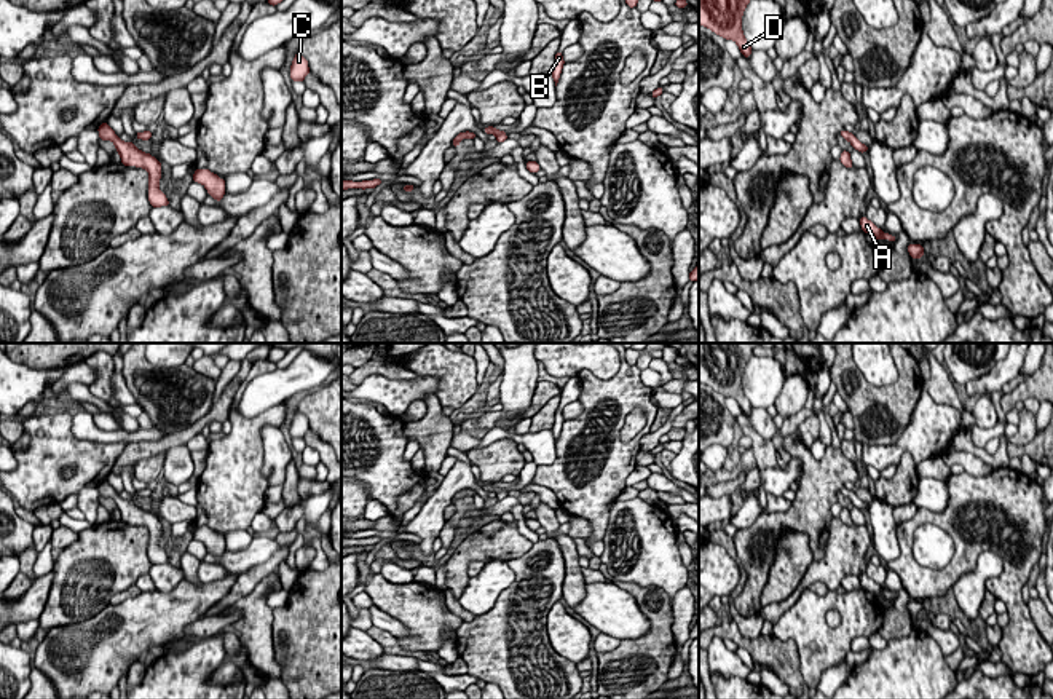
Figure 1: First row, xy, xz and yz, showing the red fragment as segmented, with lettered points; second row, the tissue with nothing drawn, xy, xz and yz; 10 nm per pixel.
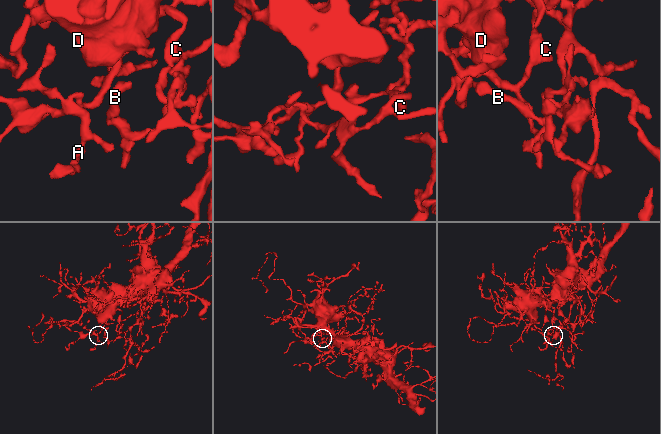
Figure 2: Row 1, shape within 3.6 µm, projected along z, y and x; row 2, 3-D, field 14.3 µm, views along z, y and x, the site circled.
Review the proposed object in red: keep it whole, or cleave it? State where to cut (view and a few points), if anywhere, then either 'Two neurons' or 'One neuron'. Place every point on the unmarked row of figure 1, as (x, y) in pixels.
No split. One neuron

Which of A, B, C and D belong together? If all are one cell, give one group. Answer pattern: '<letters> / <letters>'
A B C D

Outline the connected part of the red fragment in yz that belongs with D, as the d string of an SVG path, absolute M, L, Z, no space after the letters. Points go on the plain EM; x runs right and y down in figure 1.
M699 343L699 381L734 397L745 415L751 404L742 389L742 373L756 346L759 343Z

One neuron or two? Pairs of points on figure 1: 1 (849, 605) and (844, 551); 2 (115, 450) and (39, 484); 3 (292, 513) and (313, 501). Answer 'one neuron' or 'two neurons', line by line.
1: two neurons
2: one neuron
3: one neuron

